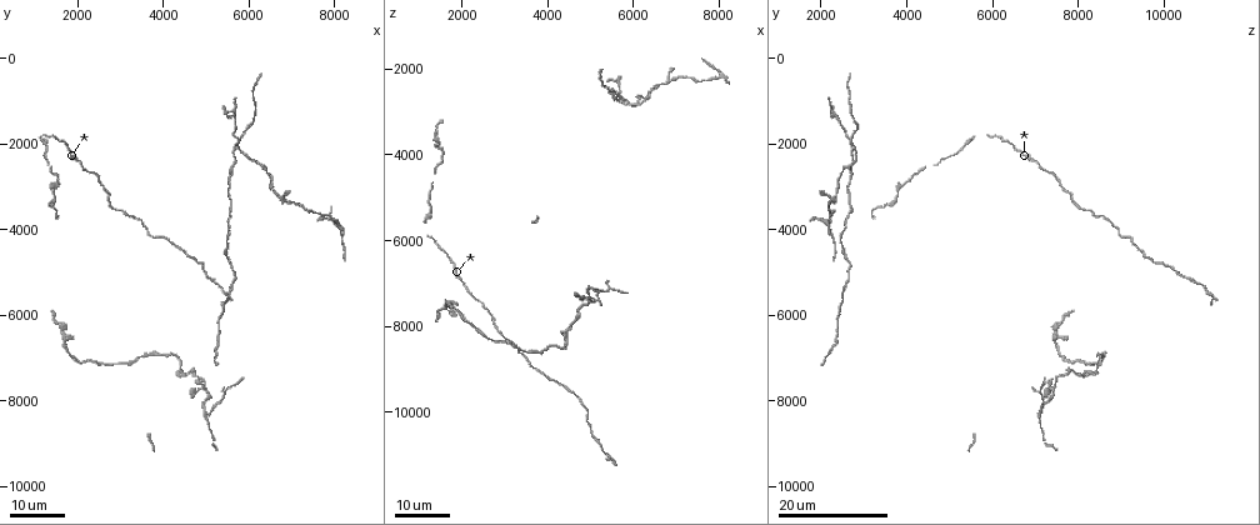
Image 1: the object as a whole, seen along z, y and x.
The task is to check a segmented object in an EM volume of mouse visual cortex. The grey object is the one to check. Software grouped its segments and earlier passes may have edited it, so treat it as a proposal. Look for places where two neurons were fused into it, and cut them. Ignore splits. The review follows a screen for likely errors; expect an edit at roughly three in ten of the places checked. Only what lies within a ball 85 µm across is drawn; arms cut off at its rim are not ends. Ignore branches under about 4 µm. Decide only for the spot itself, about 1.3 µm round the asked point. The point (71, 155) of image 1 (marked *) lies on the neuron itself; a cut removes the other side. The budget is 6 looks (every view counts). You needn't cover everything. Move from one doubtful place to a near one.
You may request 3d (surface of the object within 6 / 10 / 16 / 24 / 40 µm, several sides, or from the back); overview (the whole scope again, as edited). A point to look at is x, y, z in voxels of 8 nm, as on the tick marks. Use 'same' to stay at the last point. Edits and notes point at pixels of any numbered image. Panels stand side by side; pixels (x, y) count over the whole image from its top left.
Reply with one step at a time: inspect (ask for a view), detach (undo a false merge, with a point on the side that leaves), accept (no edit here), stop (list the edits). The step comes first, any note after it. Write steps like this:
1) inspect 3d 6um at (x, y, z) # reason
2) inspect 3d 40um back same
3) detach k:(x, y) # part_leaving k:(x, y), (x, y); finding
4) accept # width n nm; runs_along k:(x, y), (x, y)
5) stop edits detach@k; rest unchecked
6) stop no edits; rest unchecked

inspect 3d 16um at (3250, 3750, 8400)

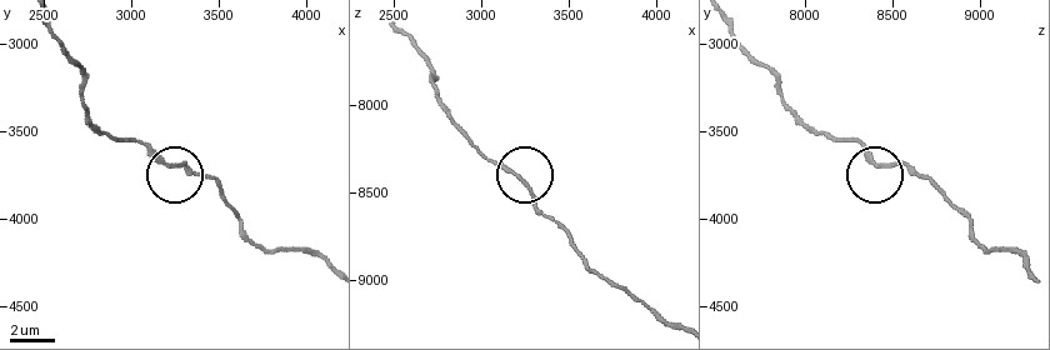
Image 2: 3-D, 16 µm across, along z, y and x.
inspect 3d 10um at (3260, 3700, 8480)

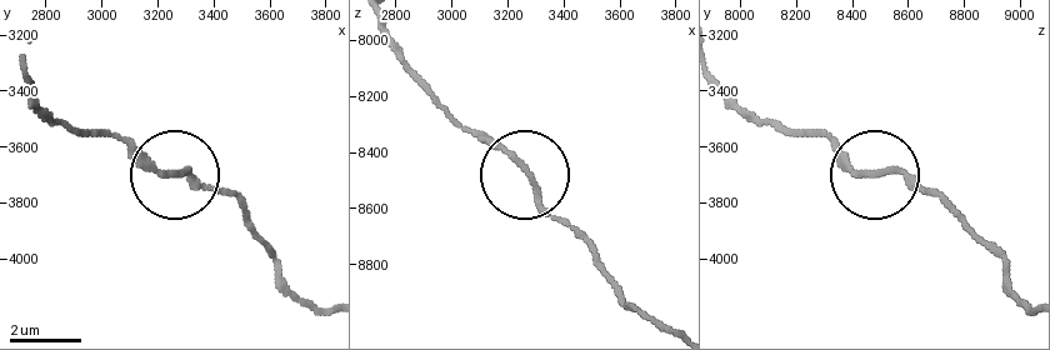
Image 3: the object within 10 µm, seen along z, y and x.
accept # runs_along 3:(729, 88), (863, 171), (899, 171), (949, 201); continuous, no second neuron

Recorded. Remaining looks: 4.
inspect 3d 24um at (5000, 7800, 7400) # four-way junction

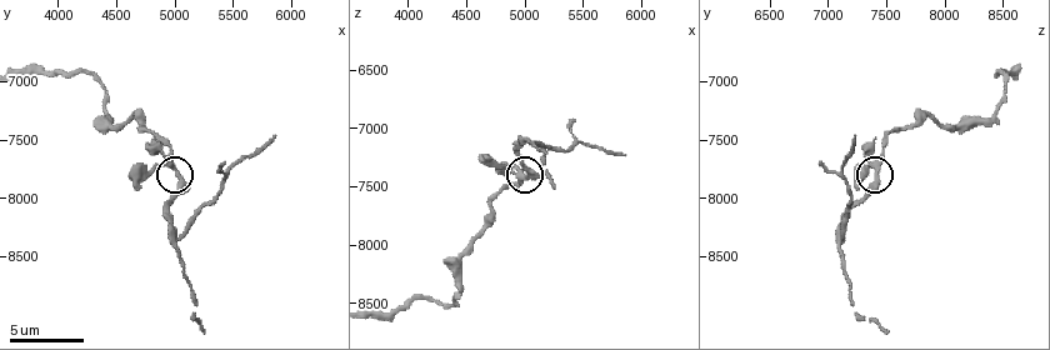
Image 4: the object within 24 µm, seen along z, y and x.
inspect 3d 10um at (4980, 7720, 7400)

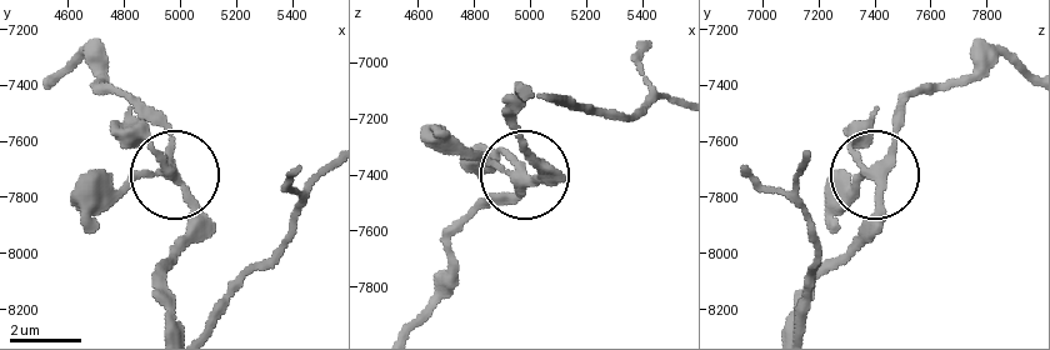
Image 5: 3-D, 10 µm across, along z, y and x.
accept # runs_along 5:(44, 83), (80, 55), (173, 145), (169, 169), (76, 205); all the same neuron

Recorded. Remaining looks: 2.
inspect 3d 16um at (3820, 6940, 8620)

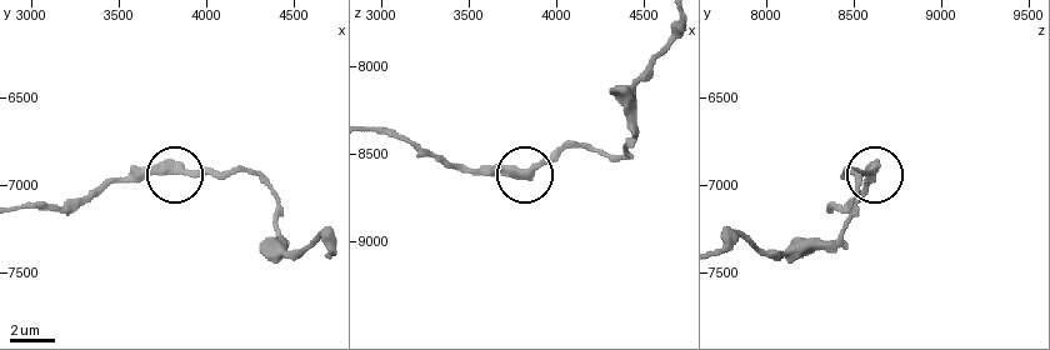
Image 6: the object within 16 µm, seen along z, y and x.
accept # width 410 nm; all the same neuron

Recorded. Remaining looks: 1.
stop no edits; rest unchecked

